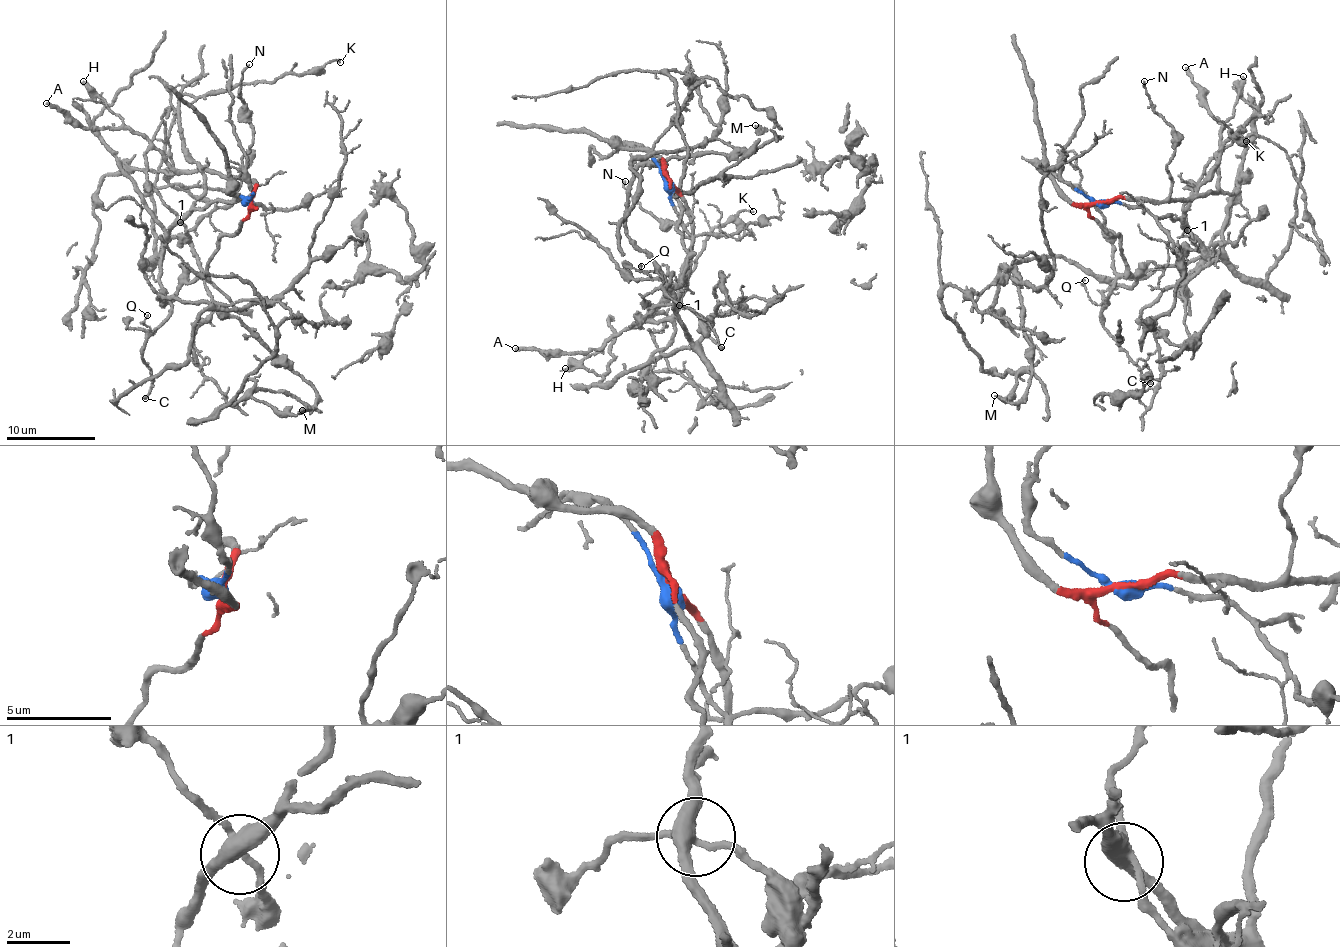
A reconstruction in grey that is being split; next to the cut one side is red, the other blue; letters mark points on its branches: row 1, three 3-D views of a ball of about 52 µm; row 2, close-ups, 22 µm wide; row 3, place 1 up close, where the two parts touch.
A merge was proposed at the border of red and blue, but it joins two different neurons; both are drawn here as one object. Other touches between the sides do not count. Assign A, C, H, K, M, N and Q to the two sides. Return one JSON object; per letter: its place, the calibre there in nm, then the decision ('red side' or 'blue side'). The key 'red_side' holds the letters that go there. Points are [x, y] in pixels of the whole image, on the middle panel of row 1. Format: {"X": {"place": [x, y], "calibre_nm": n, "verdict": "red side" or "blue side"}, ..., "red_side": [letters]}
{"A": {"place": [515, 348], "calibre_nm": 280, "verdict": "red side"}, "C": {"place": [721, 347], "calibre_nm": 200, "verdict": "blue side"}, "H": {"place": [565, 368], "calibre_nm": 360, "verdict": "red side"}, "K": {"place": [753, 211], "calibre_nm": 110, "verdict": "blue side"}, "M": {"place": [755, 125], "calibre_nm": 380, "verdict": "red side"}, "N": {"place": [625, 181], "calibre_nm": 140, "verdict": "red side"}, "Q": {"place": [641, 266], "calibre_nm": 110, "verdict": "blue side"}, "red_side": ["A", "H", "M", "N"]}

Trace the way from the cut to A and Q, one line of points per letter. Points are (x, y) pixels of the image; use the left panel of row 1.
A: (251, 199), (255, 183), (206, 167), (179, 171), (139, 134), (108, 127), (85, 129), (47, 103)
Q: (249, 199), (235, 194), (175, 225), (161, 264), (170, 313), (152, 333), (146, 315)

